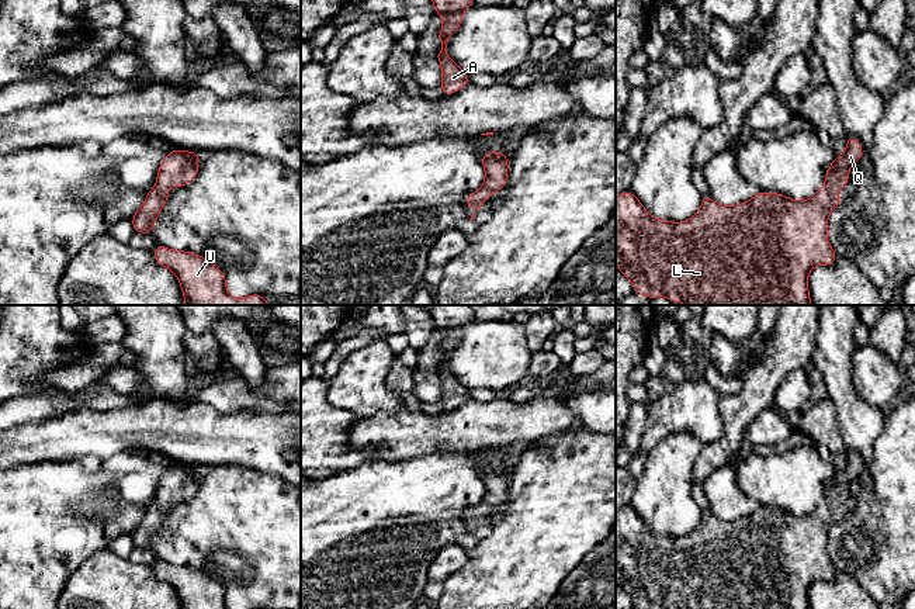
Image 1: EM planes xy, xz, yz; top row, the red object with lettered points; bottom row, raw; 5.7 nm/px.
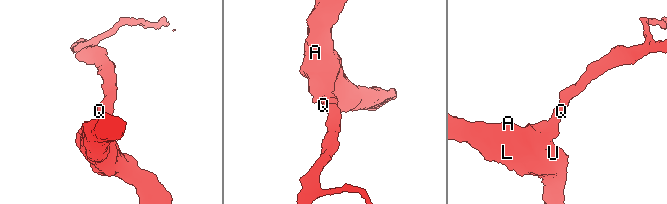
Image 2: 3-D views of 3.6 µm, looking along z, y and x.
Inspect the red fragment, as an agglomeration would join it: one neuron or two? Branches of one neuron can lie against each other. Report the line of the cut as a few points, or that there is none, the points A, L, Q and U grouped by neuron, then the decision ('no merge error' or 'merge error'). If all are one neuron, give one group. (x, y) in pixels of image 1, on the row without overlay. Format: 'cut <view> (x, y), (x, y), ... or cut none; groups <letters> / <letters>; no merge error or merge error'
cut none; groups A L Q U; no merge error

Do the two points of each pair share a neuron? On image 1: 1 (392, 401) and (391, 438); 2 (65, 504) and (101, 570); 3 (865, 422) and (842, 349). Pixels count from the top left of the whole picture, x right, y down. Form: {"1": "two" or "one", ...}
{"1": "two", "2": "two", "3": "one"}

